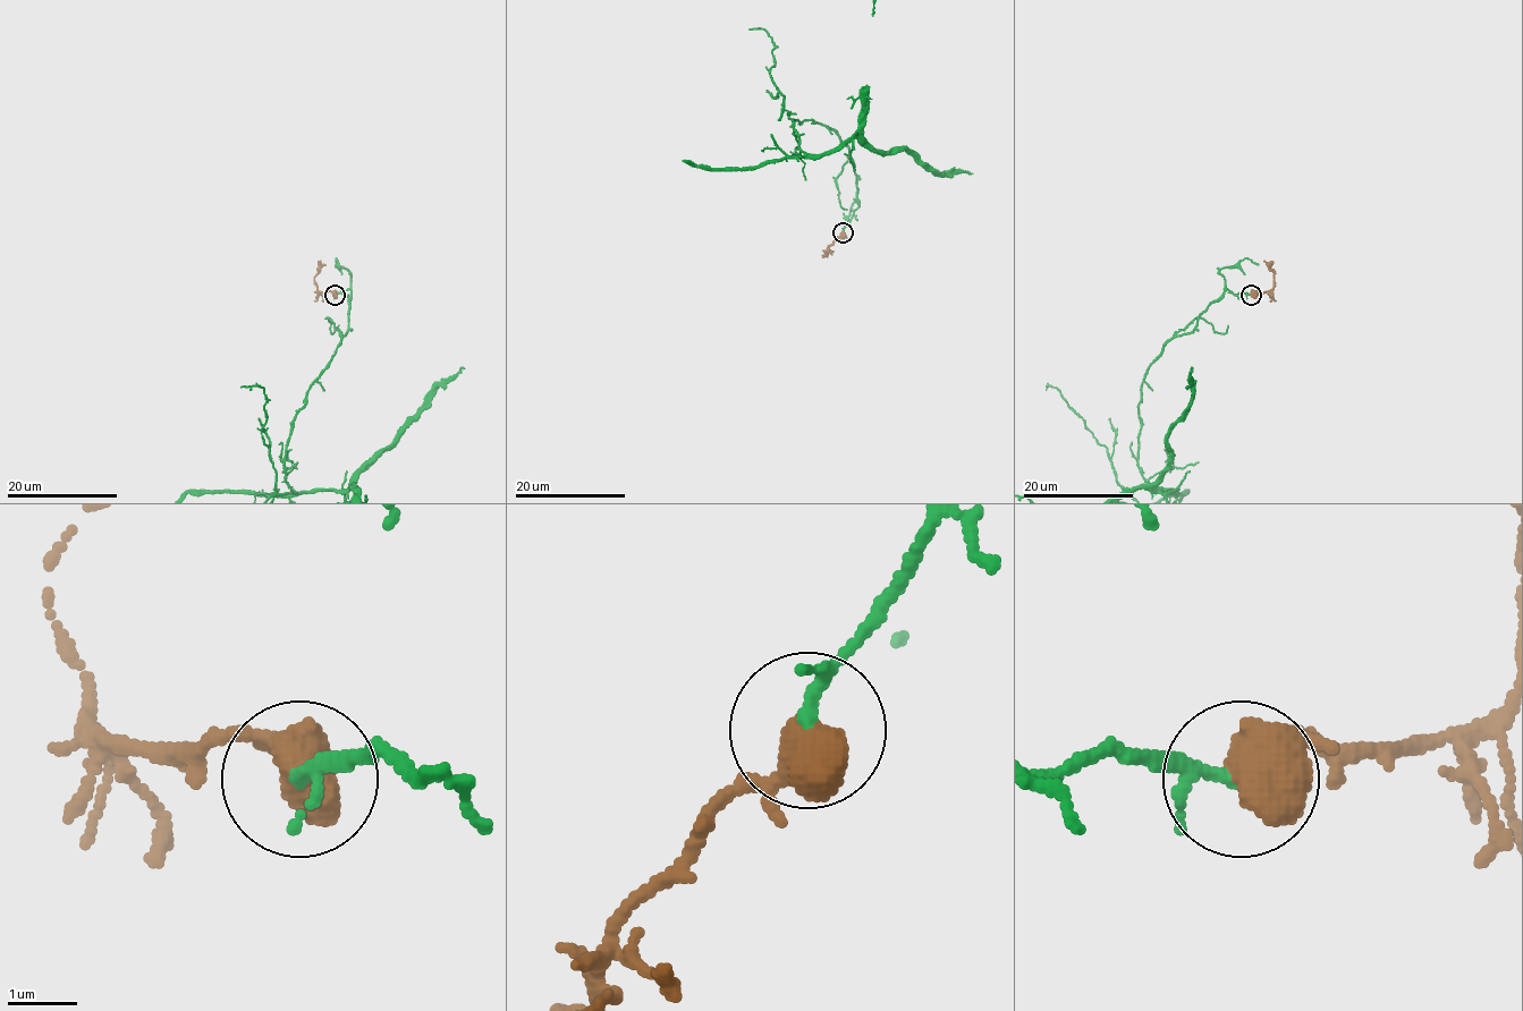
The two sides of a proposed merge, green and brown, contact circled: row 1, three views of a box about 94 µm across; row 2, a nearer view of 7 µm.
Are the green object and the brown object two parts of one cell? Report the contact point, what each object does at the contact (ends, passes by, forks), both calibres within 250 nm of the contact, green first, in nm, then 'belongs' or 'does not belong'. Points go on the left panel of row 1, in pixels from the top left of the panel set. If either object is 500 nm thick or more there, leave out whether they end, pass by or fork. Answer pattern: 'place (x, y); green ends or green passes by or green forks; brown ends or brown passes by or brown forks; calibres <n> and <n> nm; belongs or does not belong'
place (335, 295); calibres 140 and 750 nm; does not belong

